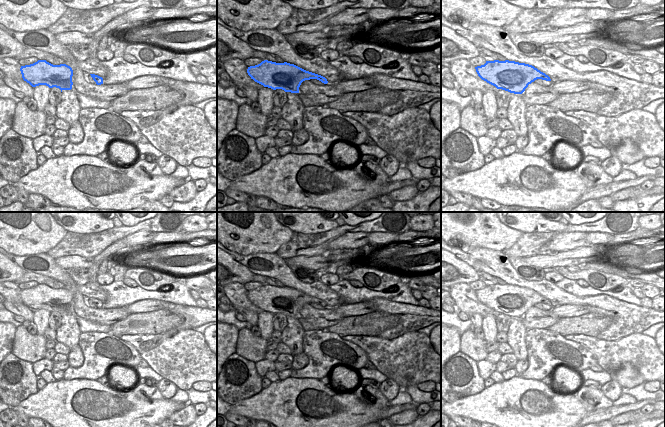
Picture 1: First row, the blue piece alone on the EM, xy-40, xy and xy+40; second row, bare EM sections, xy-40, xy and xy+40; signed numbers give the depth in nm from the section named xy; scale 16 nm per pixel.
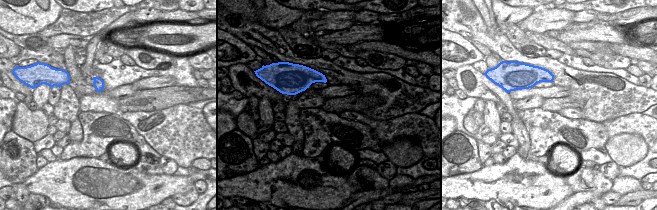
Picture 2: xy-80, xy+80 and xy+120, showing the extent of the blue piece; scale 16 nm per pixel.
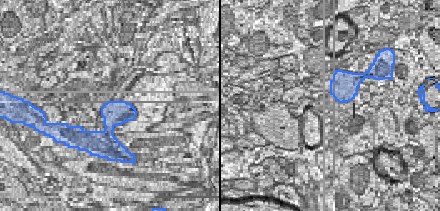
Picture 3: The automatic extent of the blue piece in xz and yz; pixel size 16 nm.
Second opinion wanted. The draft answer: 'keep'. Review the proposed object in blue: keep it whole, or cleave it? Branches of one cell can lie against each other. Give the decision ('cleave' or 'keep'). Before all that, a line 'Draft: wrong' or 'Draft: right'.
Draft: right
keep

